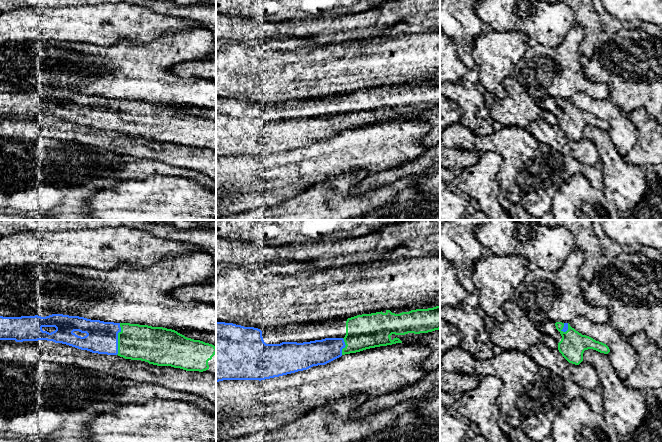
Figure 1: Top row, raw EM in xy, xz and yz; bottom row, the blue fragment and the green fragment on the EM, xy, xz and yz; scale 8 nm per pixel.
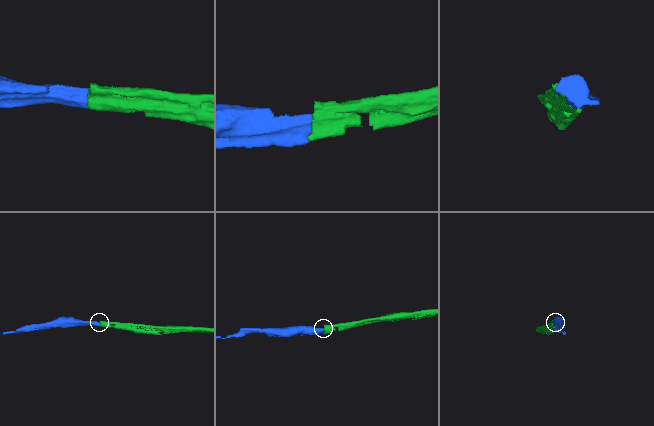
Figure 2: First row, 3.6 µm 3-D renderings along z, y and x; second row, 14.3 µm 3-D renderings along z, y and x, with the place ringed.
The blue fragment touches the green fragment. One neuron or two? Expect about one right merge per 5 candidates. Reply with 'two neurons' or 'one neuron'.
one neuron

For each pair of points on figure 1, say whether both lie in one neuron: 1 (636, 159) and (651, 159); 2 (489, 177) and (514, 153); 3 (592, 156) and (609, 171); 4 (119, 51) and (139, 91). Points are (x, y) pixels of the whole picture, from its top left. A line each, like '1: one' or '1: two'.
1: one
2: two
3: two
4: one

